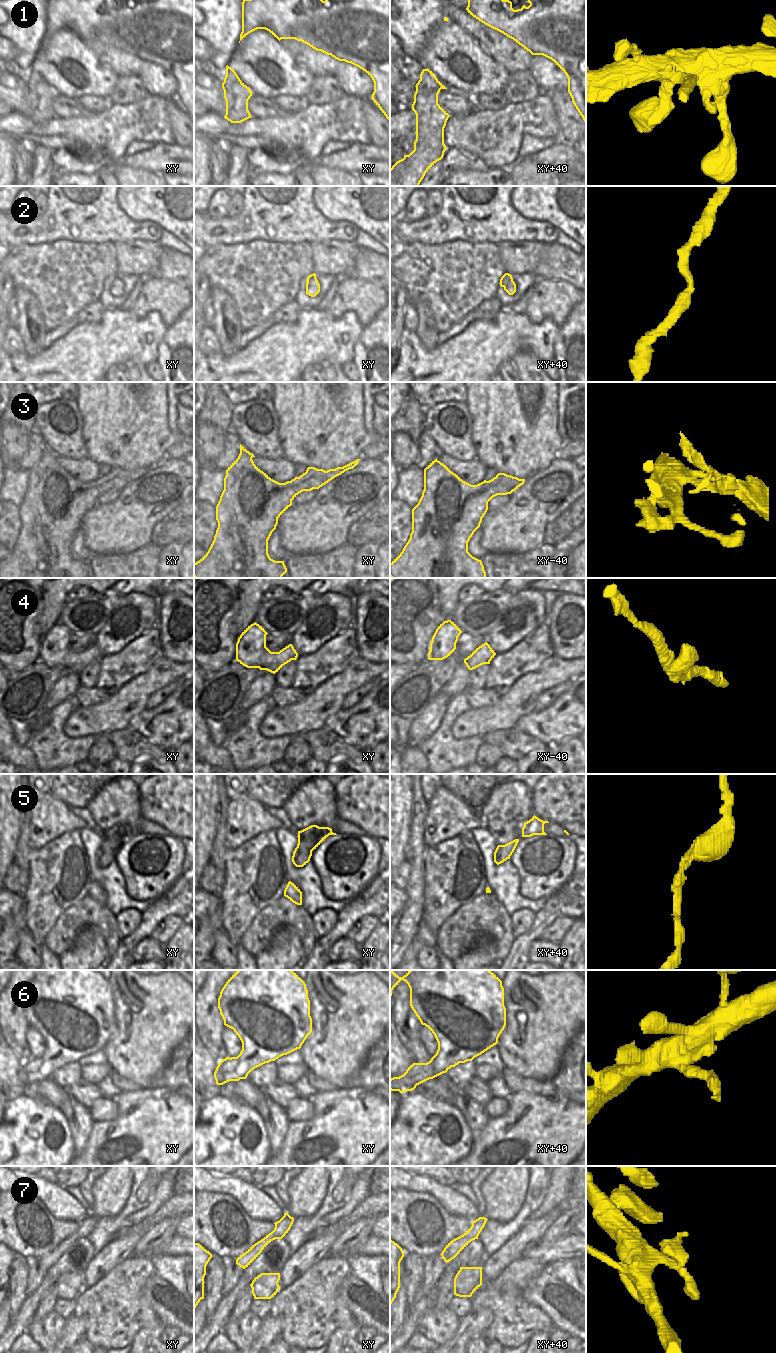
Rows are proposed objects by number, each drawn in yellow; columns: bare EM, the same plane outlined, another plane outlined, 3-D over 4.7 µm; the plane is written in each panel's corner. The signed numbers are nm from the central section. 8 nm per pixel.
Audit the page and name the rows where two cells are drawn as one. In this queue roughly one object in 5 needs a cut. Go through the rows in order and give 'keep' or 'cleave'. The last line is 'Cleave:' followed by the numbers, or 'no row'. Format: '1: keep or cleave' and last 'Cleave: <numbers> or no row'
1: keep
2: keep
3: keep
4: keep
5: keep
6: cleave
7: keep
Cleave: 6

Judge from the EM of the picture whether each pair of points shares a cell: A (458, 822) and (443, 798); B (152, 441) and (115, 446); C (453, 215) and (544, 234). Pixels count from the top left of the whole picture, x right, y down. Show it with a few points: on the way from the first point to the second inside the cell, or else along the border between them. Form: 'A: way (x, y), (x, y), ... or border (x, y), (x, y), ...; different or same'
A: way (452, 816), (444, 808), (443, 804); same
B: way (143, 441), (131, 441), (128, 444), (124, 444); same
C: way (476, 220), (498, 221), (521, 229); same

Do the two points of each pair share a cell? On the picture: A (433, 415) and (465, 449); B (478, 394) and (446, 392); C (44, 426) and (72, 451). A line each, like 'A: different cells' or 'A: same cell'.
A: same cell
B: different cells
C: same cell

